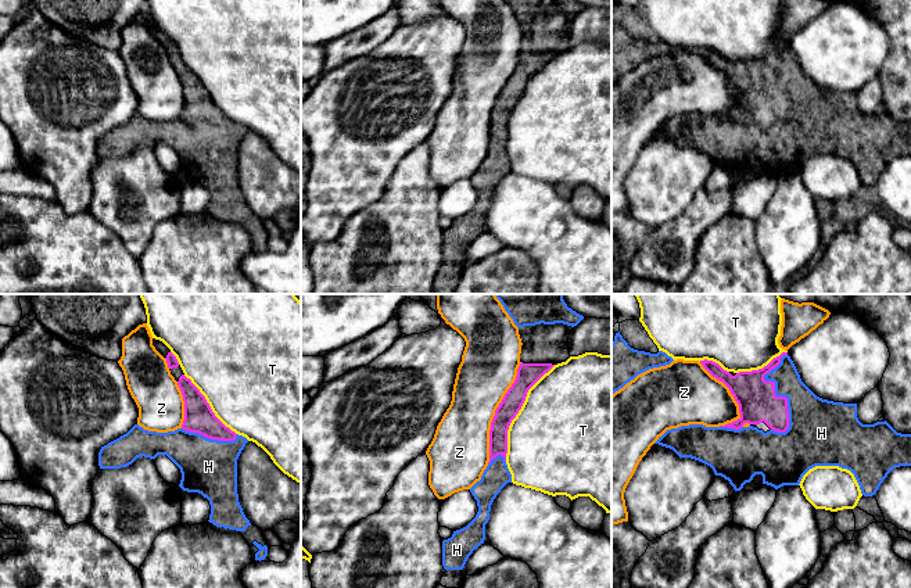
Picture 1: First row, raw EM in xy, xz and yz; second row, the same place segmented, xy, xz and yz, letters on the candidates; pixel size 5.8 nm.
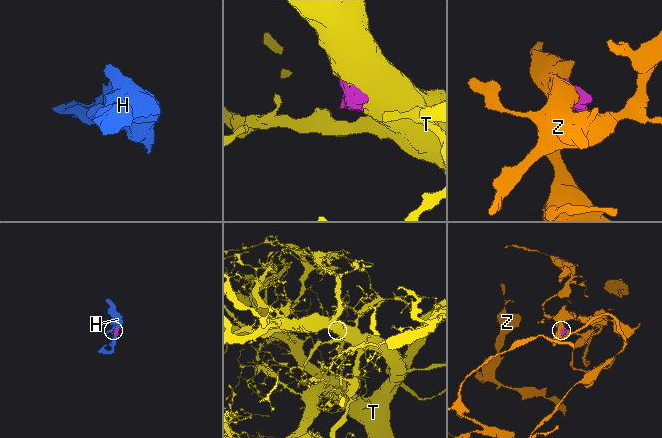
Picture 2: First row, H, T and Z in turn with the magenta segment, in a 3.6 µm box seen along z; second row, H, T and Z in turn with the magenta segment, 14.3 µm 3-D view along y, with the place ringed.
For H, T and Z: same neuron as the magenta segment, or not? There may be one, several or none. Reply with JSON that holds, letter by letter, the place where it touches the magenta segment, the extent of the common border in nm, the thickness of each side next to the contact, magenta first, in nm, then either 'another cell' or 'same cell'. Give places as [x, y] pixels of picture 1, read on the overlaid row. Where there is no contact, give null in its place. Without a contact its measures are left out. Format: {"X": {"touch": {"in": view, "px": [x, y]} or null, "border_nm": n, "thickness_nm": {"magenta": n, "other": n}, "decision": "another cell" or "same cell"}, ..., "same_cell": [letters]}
{"H": {"touch": {"in": "yz", "px": [775, 395]}, "border_nm": 460, "thickness_nm": {"magenta": 220, "other": 280}, "decision": "same cell"}, "T": {"touch": {"in": "xz", "px": [517, 412]}, "border_nm": 650, "thickness_nm": {"magenta": 130, "other": 500}, "decision": "another cell"}, "Z": {"touch": {"in": "xz", "px": [495, 413]}, "border_nm": 650, "thickness_nm": {"magenta": 120, "other": 320}, "decision": "another cell"}, "same_cell": ["H"]}

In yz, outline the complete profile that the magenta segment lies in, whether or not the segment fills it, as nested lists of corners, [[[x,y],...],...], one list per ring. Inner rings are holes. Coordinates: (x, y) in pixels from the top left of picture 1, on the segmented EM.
[[[782,352],[763,369],[739,372],[735,376],[713,361],[704,359],[700,363],[729,388],[739,405],[740,417],[720,427],[689,424],[671,429],[654,444],[673,449],[679,458],[691,458],[710,466],[714,474],[728,480],[735,491],[740,491],[756,474],[763,476],[763,484],[778,490],[783,485],[799,485],[803,476],[815,466],[839,466],[854,474],[864,496],[872,496],[893,469],[911,466],[911,434],[897,433],[886,420],[862,424],[857,417],[857,404],[833,402],[817,397],[801,381],[788,352]]]

